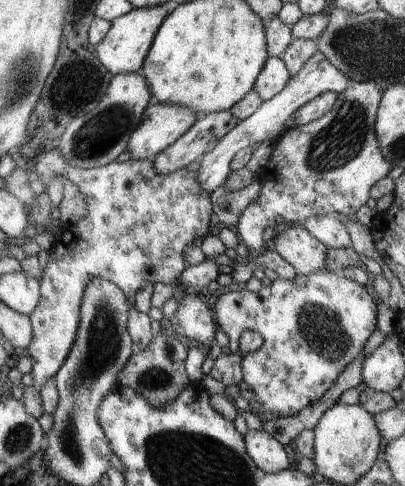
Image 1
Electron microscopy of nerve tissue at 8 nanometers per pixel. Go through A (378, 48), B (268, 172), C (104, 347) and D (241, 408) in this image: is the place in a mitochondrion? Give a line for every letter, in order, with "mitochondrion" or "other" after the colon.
A: mitochondrion
B: other
C: mitochondrion
D: other

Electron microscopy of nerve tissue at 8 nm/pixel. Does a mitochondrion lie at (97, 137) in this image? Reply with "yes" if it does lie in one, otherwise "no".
yes

